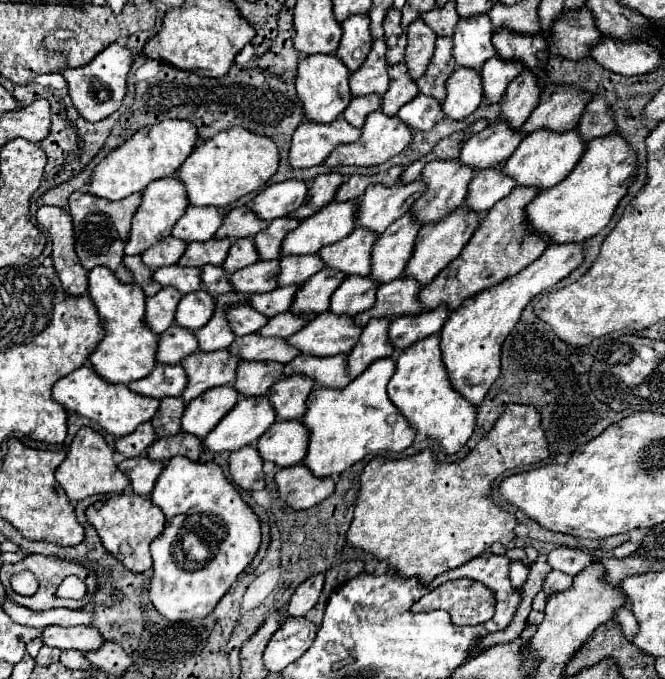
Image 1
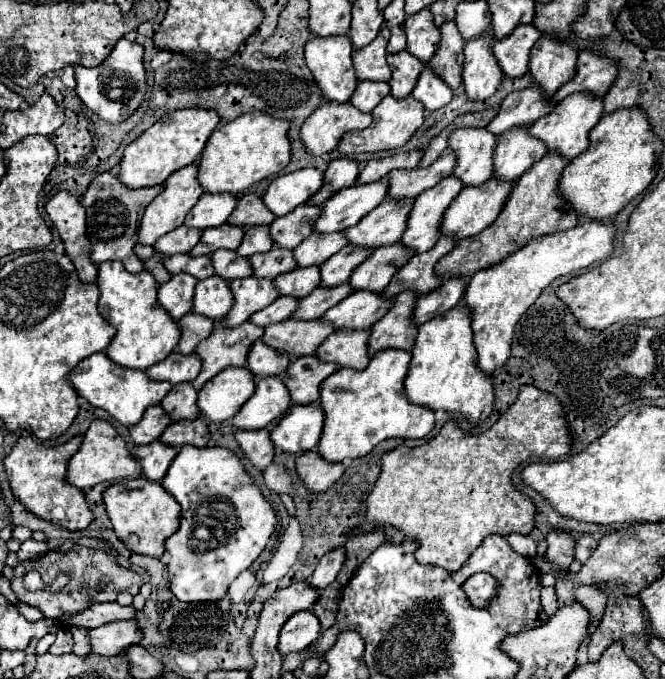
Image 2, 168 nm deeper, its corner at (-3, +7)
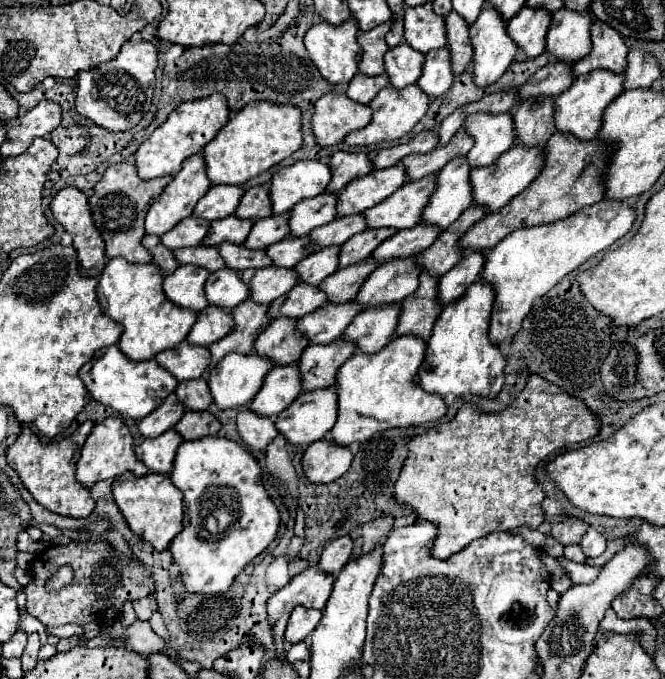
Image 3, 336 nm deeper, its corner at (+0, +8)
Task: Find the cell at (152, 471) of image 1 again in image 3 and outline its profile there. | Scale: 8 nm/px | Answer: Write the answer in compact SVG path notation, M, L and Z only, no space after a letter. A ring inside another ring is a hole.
M170 429L154 439L146 439L142 445L136 447L136 455L146 463L146 467L154 473L170 473L172 459L176 455L176 449L180 447L184 439L176 429Z

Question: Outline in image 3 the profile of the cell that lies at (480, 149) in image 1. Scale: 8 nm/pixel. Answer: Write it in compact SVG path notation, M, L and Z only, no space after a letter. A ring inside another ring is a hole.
M554 61L554 63L548 63L546 67L542 67L534 77L536 79L530 79L528 83L524 83L518 93L520 93L520 99L528 99L528 97L556 97L558 93L566 91L574 77L570 77L570 69L572 65L566 65L566 61Z

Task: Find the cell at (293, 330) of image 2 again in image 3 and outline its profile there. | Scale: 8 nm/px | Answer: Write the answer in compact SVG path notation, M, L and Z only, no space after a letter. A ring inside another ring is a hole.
M356 301L326 303L298 321L298 331L310 339L310 343L332 343L342 337L346 327L364 307Z

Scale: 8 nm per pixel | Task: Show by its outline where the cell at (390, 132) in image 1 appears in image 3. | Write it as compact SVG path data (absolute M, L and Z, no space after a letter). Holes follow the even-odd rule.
M388 85L370 101L370 107L374 111L372 121L364 129L352 131L344 141L348 145L374 145L380 141L394 141L404 133L408 133L424 117L428 103L430 103L430 97L426 97L426 93L418 89L418 85L406 85L404 89L394 89L392 85Z

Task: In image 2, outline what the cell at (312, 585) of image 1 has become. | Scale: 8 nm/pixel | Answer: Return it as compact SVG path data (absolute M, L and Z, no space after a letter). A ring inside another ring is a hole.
M337 548L333 552L327 552L321 558L321 562L317 564L317 568L315 568L313 576L311 576L309 586L313 586L315 590L323 590L325 586L329 586L335 580L337 572L339 572L339 568L343 564L343 560L345 560L345 550L343 548Z

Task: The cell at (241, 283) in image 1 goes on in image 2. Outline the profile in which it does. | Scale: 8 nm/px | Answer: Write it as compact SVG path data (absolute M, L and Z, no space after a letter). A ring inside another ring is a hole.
M273 248L263 254L253 254L253 258L249 258L249 262L253 268L253 276L271 278L271 280L277 278L279 274L291 272L297 266L293 252L287 248Z

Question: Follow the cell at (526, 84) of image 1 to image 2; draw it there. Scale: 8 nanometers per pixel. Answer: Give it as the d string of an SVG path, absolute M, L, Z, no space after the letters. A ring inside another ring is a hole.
M543 34L531 48L529 74L533 84L543 90L543 96L551 98L559 86L573 78L575 62L577 52L571 44L553 40L549 34Z

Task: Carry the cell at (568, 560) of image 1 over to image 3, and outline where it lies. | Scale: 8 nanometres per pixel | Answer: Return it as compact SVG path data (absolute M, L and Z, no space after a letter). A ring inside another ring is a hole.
M588 527L586 535L580 541L580 547L586 557L598 557L606 549L606 537L602 533L598 533L594 527Z

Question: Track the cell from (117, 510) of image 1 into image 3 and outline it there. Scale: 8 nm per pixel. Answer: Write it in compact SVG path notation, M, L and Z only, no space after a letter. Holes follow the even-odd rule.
M126 471L114 481L114 499L122 515L126 517L132 533L140 535L158 551L168 549L170 541L182 531L182 491L172 483L170 475L148 473L144 477L136 477L134 473Z

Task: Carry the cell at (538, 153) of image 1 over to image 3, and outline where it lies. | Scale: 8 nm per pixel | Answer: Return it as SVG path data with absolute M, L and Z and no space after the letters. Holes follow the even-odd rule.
M600 69L598 73L588 73L586 77L576 77L570 89L566 89L554 99L556 129L568 131L584 141L594 139L602 127L604 109L624 91L622 85L624 85L624 73L606 73L606 69Z

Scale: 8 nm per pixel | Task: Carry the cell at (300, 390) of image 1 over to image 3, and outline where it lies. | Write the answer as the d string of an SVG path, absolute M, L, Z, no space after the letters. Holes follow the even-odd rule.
M338 339L328 345L308 345L300 357L300 373L304 391L326 389L334 385L338 369L346 363L350 355L354 355L354 341Z

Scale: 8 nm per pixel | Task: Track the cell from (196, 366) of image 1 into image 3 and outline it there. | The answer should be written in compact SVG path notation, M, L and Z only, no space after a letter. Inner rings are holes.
M246 299L244 303L232 309L236 327L232 333L228 333L228 337L210 345L212 365L208 369L212 369L230 351L236 351L242 355L254 353L254 341L258 333L270 325L270 317L266 317L266 309L270 309L270 305L254 305L254 301L250 299Z

